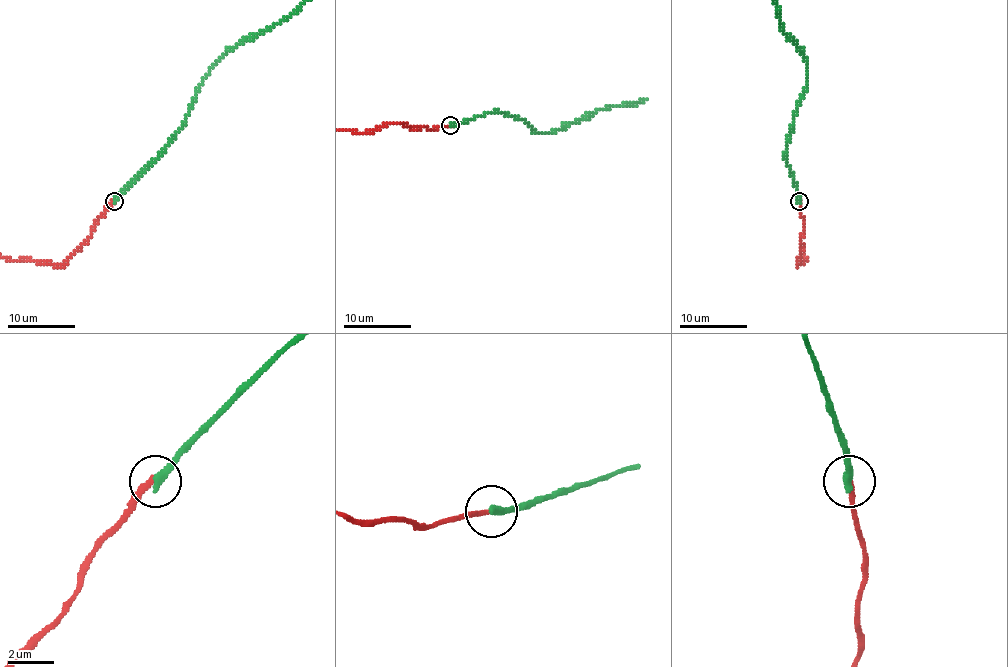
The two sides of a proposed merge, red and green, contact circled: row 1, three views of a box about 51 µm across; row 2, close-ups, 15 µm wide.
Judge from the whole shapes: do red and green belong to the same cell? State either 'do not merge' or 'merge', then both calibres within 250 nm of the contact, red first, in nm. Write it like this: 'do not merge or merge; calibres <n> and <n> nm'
do not merge; calibres 260 and 400 nm

